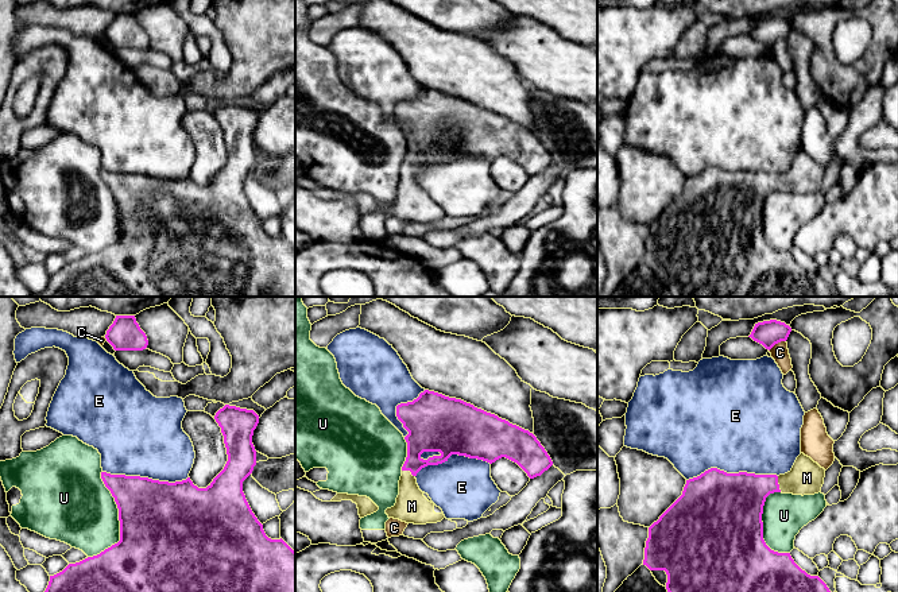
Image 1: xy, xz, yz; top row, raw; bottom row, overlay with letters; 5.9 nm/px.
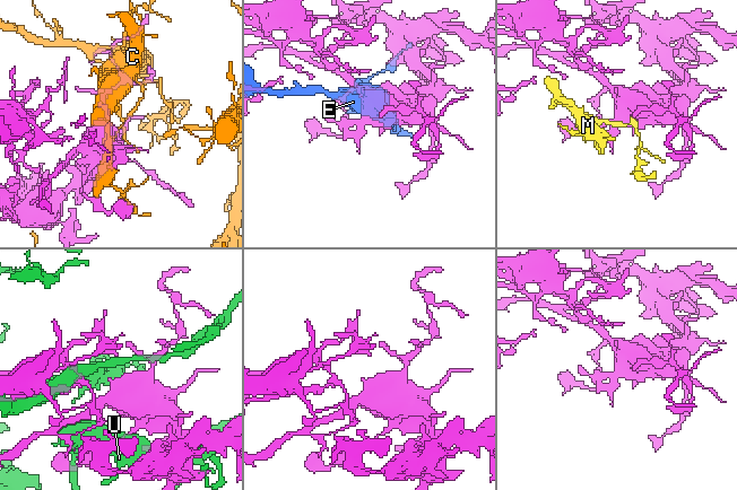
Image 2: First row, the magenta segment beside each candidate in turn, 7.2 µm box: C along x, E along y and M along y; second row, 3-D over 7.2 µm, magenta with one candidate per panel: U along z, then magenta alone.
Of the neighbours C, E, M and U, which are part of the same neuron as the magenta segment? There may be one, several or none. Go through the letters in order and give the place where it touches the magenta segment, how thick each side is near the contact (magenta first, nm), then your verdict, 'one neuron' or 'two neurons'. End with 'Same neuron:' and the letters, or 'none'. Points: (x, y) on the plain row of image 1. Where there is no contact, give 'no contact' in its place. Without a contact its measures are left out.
C: contact yz (777, 41); calibres 150 and 110 nm; two neurons
E: contact yz (731, 171); calibres 500 and 480 nm; two neurons
M: contact yz (778, 182); calibres 300 and 200 nm; one neuron
U: contact xy (119, 217); calibres 500 and 420 nm; two neurons
Same neuron: M

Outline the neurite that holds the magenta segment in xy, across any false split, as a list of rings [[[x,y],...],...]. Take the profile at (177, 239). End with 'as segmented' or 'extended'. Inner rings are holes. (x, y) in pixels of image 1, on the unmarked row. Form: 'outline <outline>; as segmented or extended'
outline [[[225,102],[214,117],[224,134],[228,159],[206,186],[198,186],[190,175],[169,181],[101,170],[119,206],[120,239],[97,254],[69,262],[50,274],[43,291],[30,297],[295,297],[295,249],[282,236],[266,233],[243,190],[243,179],[256,163],[252,134],[259,113]]]; as segmented

